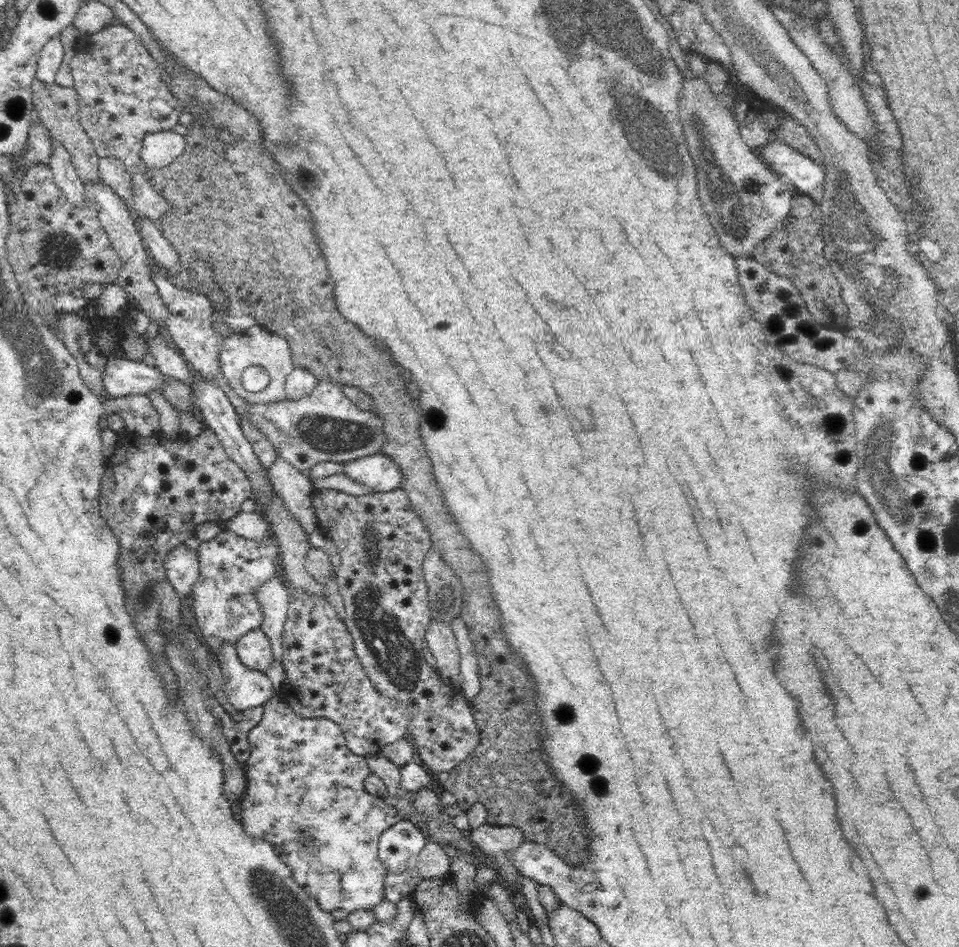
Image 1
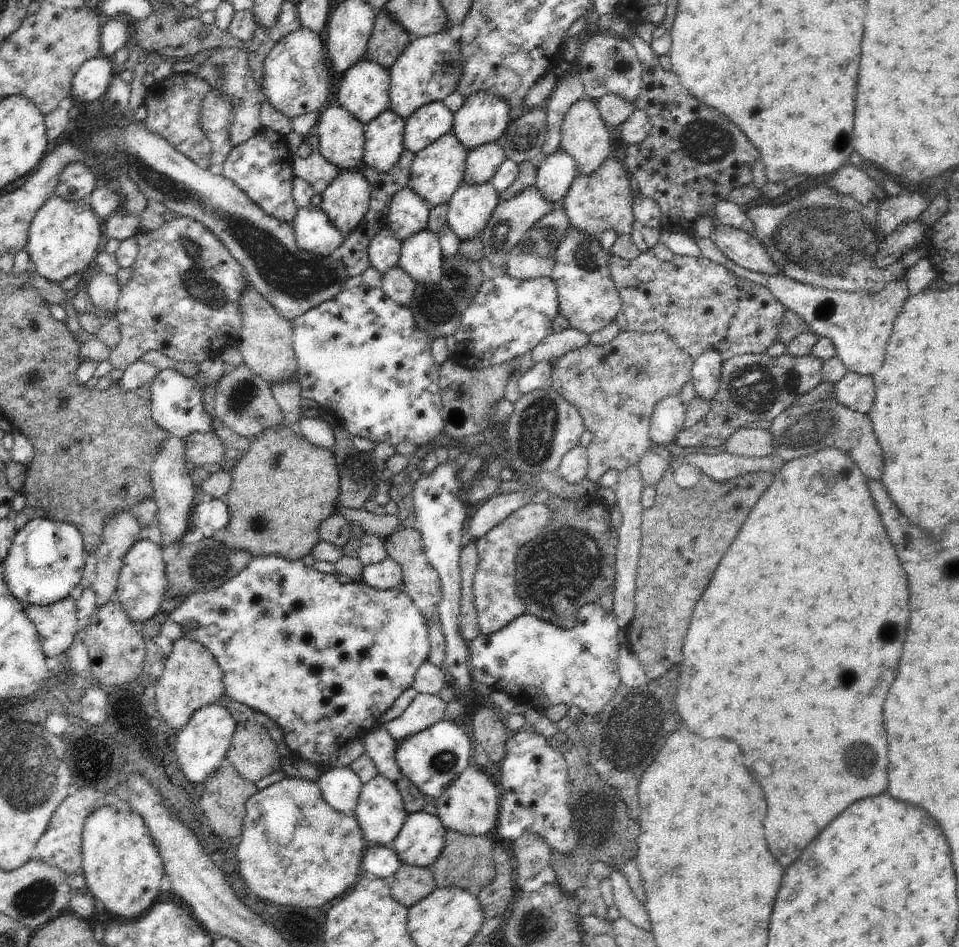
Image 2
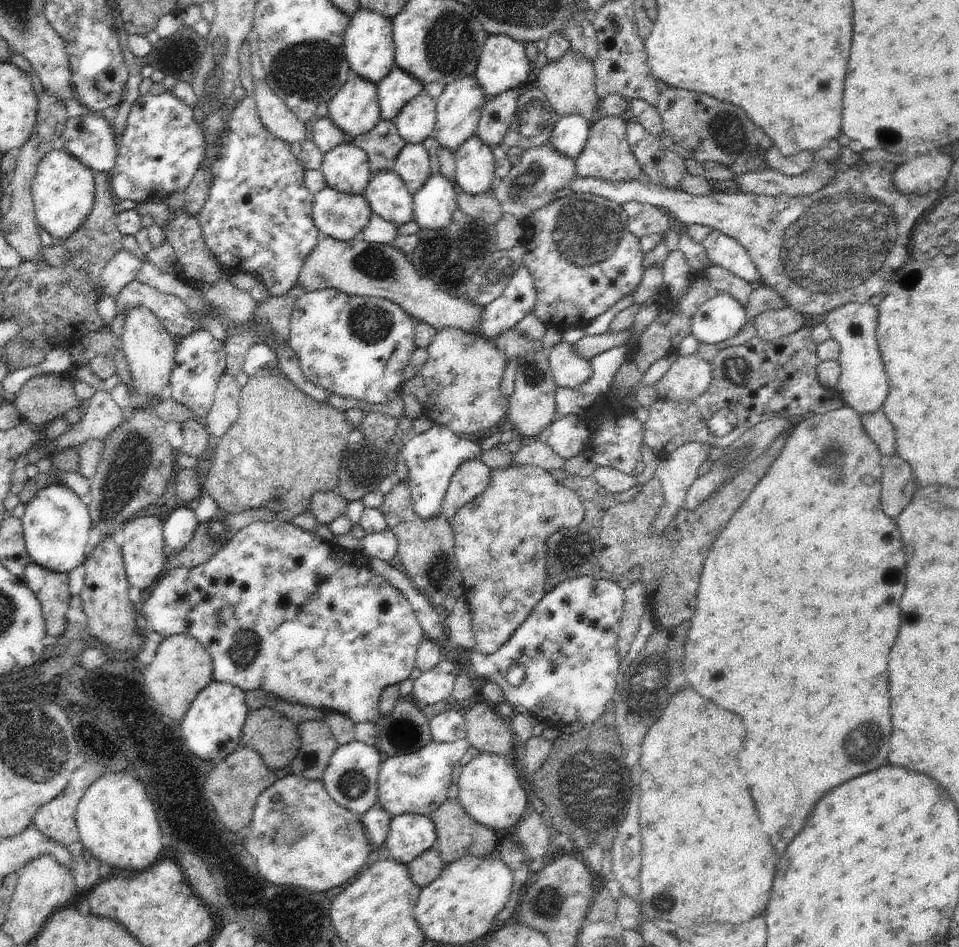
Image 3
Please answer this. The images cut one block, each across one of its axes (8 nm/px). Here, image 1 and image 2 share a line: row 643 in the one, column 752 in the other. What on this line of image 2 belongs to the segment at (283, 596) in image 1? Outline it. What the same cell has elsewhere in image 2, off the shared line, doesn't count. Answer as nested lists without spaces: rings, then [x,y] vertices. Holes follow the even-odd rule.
[[[711,238],[696,239],[702,255],[724,265],[739,277],[768,288],[778,302],[788,311],[802,316],[812,334],[829,338],[835,346],[837,357],[844,363],[848,372],[864,376],[874,376],[884,362],[889,336],[894,321],[904,303],[909,299],[905,278],[888,282],[880,292],[846,292],[846,290],[827,290],[788,278],[786,275],[768,276],[744,268],[728,258]]]

